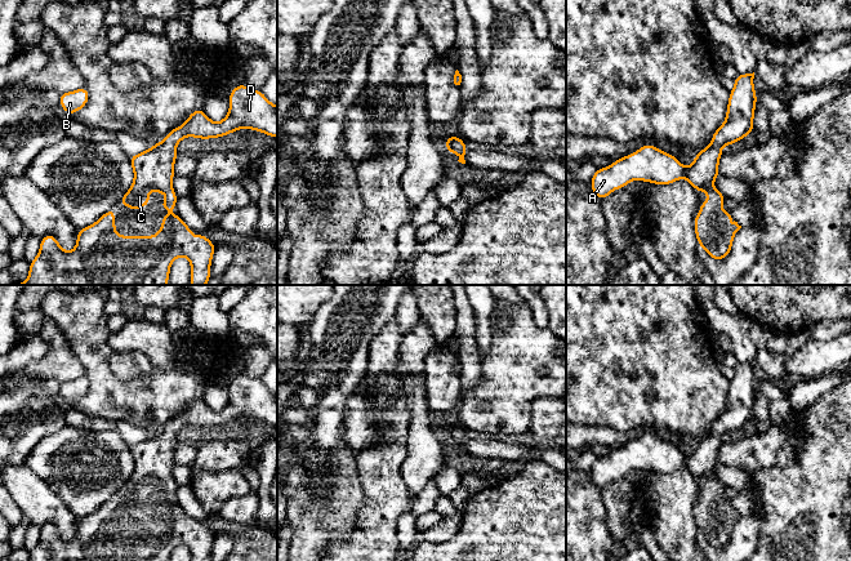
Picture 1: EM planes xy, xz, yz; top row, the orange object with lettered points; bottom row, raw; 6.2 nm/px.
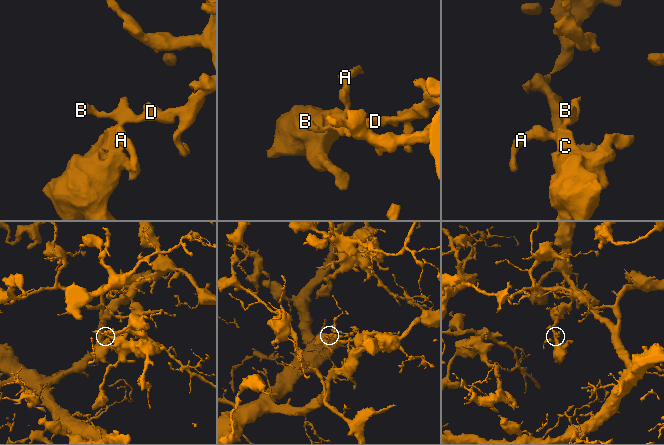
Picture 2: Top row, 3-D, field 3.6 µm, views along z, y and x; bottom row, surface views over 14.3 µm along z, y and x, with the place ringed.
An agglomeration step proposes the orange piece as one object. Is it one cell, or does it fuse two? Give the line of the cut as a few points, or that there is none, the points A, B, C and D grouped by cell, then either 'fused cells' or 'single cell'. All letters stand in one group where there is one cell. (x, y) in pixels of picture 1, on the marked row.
no cut | A B C D | single cell

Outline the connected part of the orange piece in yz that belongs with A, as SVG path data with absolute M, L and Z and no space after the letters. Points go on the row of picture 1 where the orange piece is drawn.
M754 72L735 77L725 123L714 132L712 143L696 153L689 168L683 168L677 157L645 144L610 166L597 169L591 179L593 193L603 200L614 190L625 187L634 179L668 186L686 178L696 191L709 193L709 199L698 208L699 214L694 219L699 245L714 261L722 261L730 254L734 236L741 226L734 221L734 227L730 227L732 215L722 209L726 197L713 187L713 181L719 177L721 147L731 146L753 133L757 102L753 79Z

